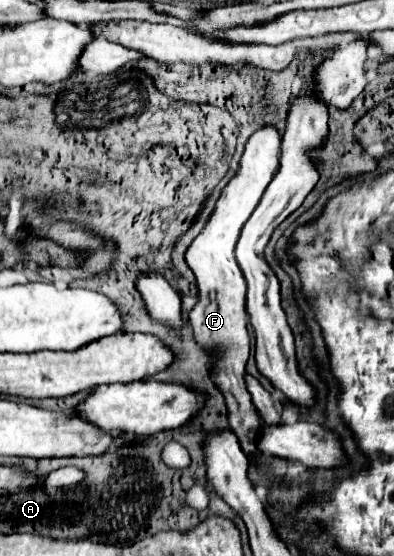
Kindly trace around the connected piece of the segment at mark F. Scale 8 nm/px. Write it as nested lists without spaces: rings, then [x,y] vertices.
[[[276,125],[260,127],[246,143],[244,155],[240,159],[236,175],[230,183],[222,189],[212,215],[208,217],[200,235],[190,243],[186,251],[186,263],[196,277],[198,287],[198,301],[190,311],[190,325],[194,329],[194,339],[202,349],[212,353],[214,363],[210,367],[212,383],[222,391],[226,405],[228,405],[228,421],[230,428],[239,438],[242,450],[247,456],[256,451],[254,439],[258,427],[262,425],[258,411],[250,401],[250,393],[244,385],[244,365],[250,355],[248,347],[248,331],[246,331],[246,281],[234,257],[234,247],[240,235],[242,225],[252,215],[254,207],[258,205],[268,181],[272,179],[274,171],[278,169],[278,155],[280,155],[282,135]]]

